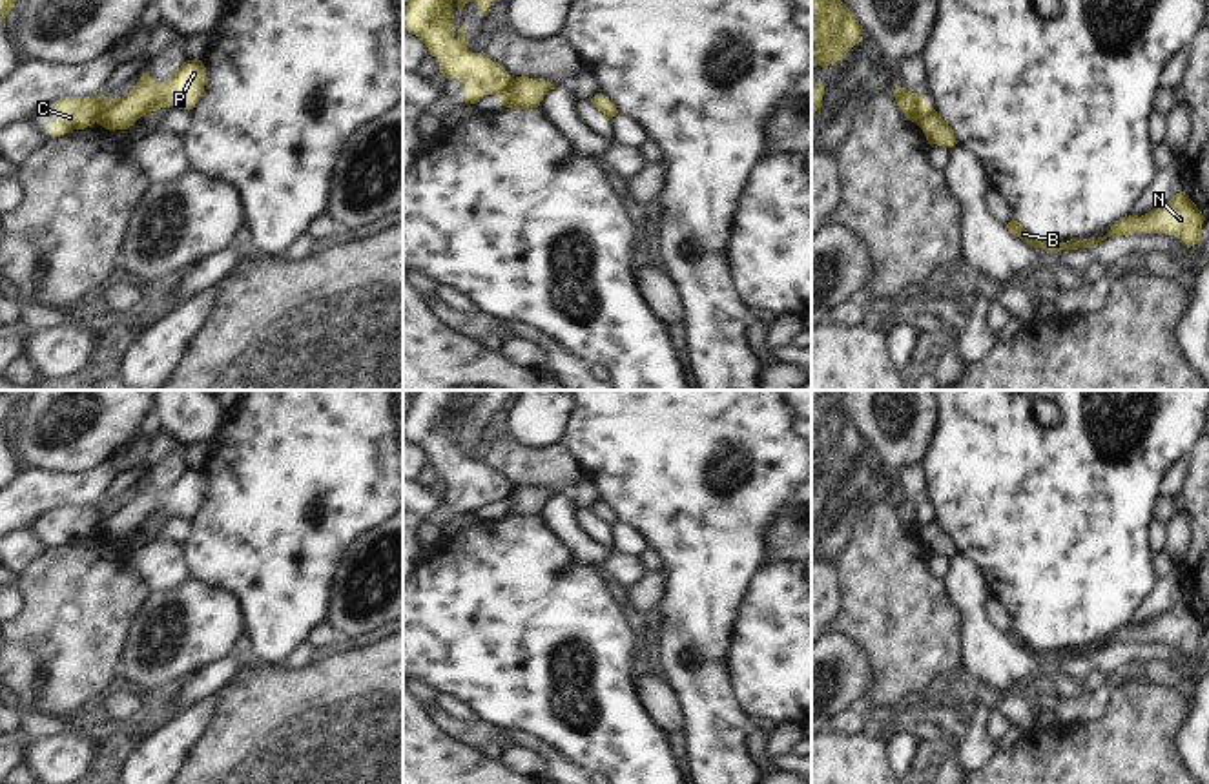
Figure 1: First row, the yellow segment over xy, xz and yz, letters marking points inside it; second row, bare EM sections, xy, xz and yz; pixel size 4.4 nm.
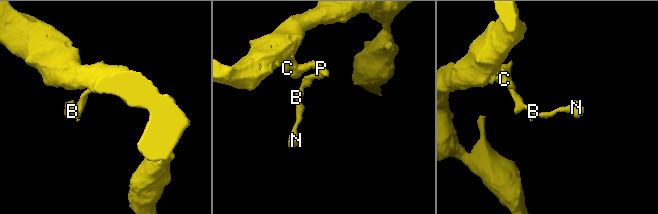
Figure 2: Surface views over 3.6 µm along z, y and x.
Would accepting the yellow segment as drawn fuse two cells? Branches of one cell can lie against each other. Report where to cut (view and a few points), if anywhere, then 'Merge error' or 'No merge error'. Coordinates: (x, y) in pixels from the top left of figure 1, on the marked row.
Split along xy (108, 101), (93, 121). Merge error.

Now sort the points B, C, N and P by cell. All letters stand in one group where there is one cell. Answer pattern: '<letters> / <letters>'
B N P / C

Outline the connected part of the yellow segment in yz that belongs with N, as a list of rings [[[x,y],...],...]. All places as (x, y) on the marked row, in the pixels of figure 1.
[[[1185,191],[1176,193],[1169,202],[1160,206],[1156,211],[1145,213],[1142,217],[1129,215],[1116,221],[1109,233],[1098,239],[1070,239],[1067,242],[1043,242],[1032,237],[1021,222],[1010,221],[1007,224],[1008,232],[1028,242],[1034,248],[1052,250],[1054,253],[1061,250],[1094,248],[1098,242],[1111,235],[1132,235],[1132,233],[1171,233],[1182,239],[1187,248],[1202,241],[1202,224],[1205,217],[1189,199]]]

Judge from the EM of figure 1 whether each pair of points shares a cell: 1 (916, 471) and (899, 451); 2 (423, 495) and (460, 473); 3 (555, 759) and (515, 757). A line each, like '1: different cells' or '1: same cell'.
1: different cells
2: different cells
3: different cells

